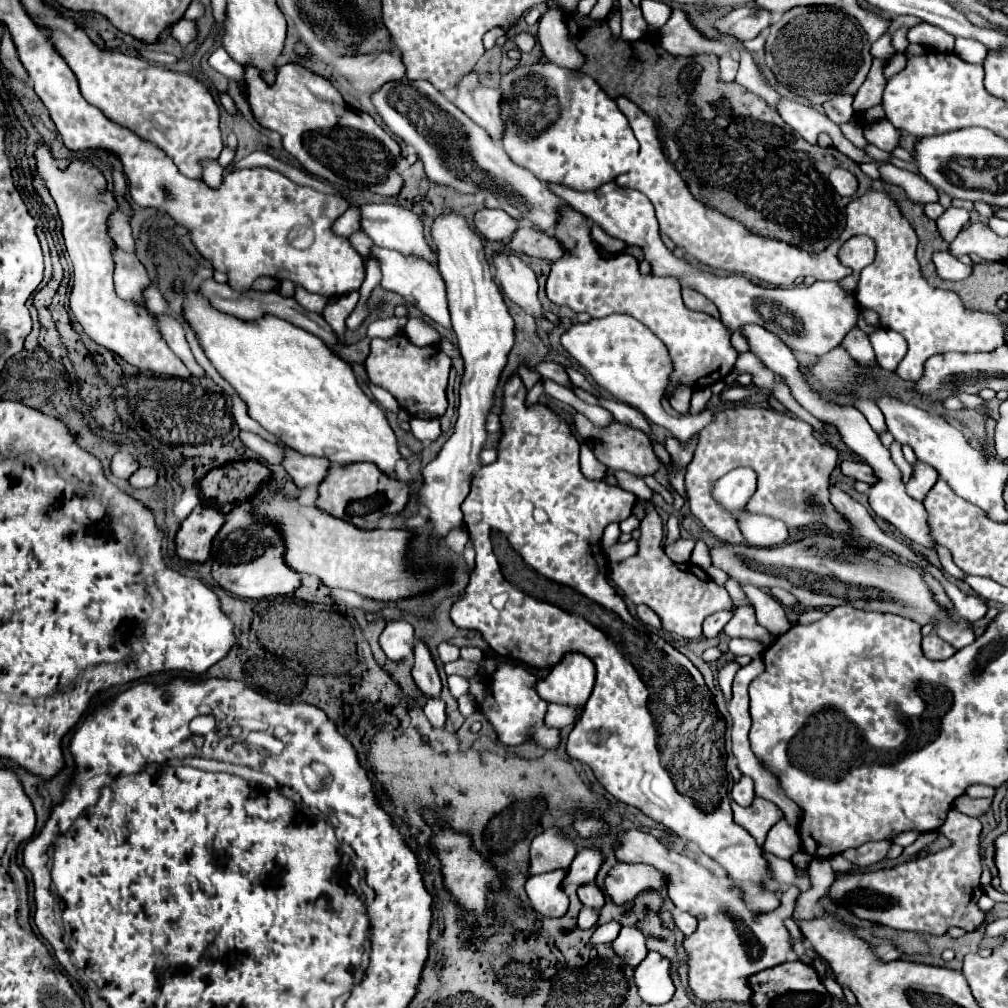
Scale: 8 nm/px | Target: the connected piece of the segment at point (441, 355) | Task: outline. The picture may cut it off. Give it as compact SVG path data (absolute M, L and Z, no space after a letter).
M403 334L391 340L373 338L371 352L365 360L367 374L371 382L389 390L401 408L405 408L413 418L431 420L441 418L447 410L447 380L451 370L451 358L437 346L417 348Z

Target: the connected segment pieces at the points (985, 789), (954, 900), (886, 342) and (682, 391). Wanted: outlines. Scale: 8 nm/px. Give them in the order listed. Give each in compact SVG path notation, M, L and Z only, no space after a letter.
M971 786L965 794L971 796L971 798L993 798L995 796L995 788L989 788L989 786Z
M953 808L939 832L953 842L951 848L899 864L889 870L841 874L827 894L837 904L849 908L855 916L897 930L915 930L939 936L945 934L951 926L959 926L967 932L979 928L985 920L985 912L977 908L977 898L983 894L983 888L979 886L981 822L971 816L963 816Z
M875 330L875 356L883 370L894 372L907 352L907 342L895 330Z
M677 384L669 396L669 404L673 410L677 410L679 414L685 415L689 411L691 394L693 394L693 388L691 386L685 386L685 384Z

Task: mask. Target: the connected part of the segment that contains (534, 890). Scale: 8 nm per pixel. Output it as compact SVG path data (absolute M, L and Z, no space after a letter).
M549 872L533 876L525 882L525 892L531 904L531 910L543 918L561 918L567 912L569 898L561 890L561 880L565 872Z

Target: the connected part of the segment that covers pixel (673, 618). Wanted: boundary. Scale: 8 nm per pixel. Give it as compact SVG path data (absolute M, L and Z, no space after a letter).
M651 506L647 516L641 520L639 552L619 564L609 564L609 578L623 590L623 594L635 602L655 610L667 632L679 634L681 638L701 638L701 624L709 614L719 610L731 610L733 600L725 588L719 588L699 566L671 562L663 550L663 528L661 518Z

